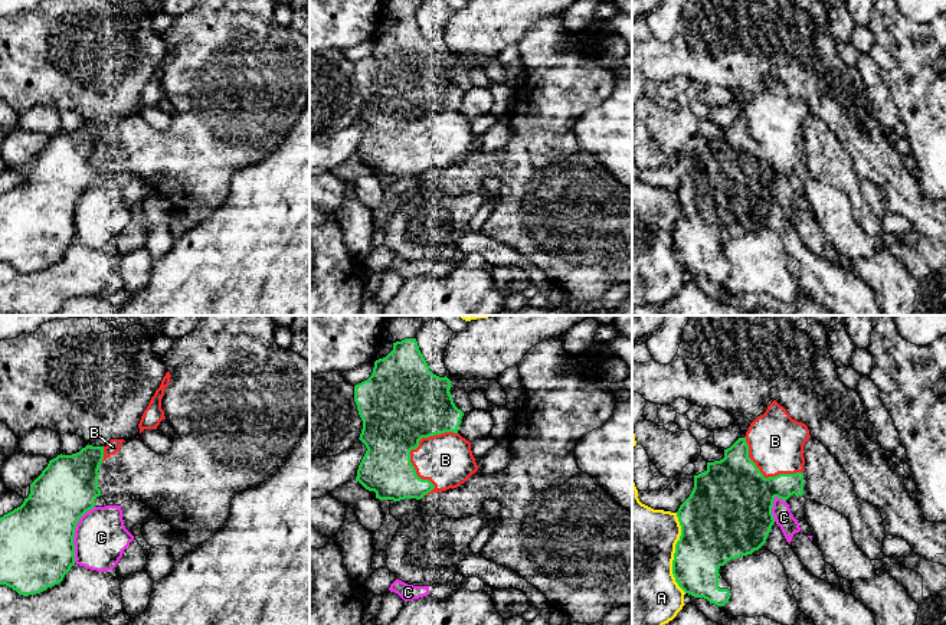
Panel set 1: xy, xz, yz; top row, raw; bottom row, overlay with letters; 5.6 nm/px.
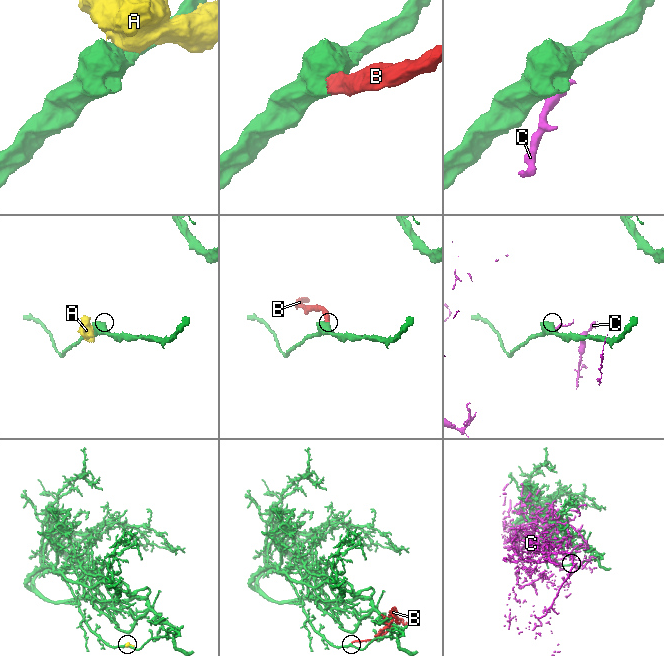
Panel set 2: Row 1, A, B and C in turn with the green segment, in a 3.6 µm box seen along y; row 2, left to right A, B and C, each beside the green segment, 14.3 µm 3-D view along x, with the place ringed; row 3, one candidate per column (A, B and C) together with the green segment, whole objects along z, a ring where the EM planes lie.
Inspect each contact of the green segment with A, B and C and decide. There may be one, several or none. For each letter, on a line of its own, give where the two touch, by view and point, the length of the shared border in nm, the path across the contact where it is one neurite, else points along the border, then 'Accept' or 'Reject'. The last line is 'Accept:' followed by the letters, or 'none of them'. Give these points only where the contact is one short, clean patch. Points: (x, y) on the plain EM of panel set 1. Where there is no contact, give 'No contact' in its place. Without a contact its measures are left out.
A: Touches green at yz (674, 231). Shared border 460 nm. Reject
B: Touches green at xz (409, 131). Shared border 400 nm. Accept
C: Touches green at xy (74, 210). Shared border 340 nm. Reject
Accept: B

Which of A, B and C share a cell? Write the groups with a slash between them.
A / B / C

